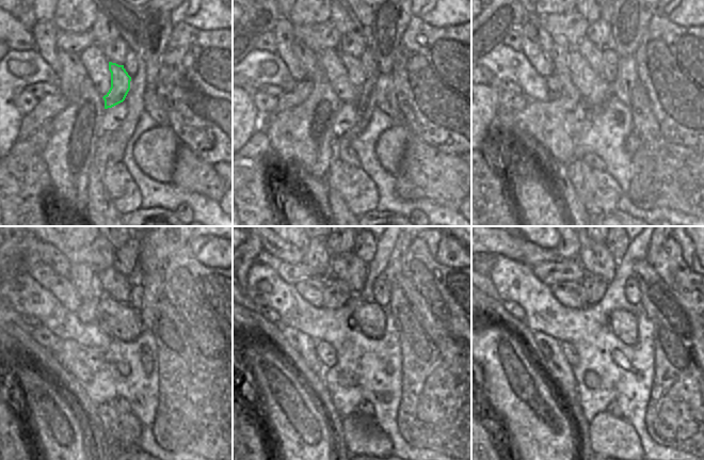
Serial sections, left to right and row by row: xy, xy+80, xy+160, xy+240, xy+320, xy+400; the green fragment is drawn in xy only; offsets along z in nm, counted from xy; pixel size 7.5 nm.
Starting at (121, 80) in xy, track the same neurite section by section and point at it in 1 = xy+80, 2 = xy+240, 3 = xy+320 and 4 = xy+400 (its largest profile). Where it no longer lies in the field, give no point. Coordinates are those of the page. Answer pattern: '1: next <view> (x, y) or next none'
1: next xy+80 (354, 64)
2: next xy+240 (116, 285)
3: next xy+320 (361, 270)
4: next xy+400 (595, 257)

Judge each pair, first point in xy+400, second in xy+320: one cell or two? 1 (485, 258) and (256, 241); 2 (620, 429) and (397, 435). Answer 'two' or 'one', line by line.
1: one
2: two

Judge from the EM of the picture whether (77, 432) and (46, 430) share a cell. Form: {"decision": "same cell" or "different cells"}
{"decision": "same cell"}

